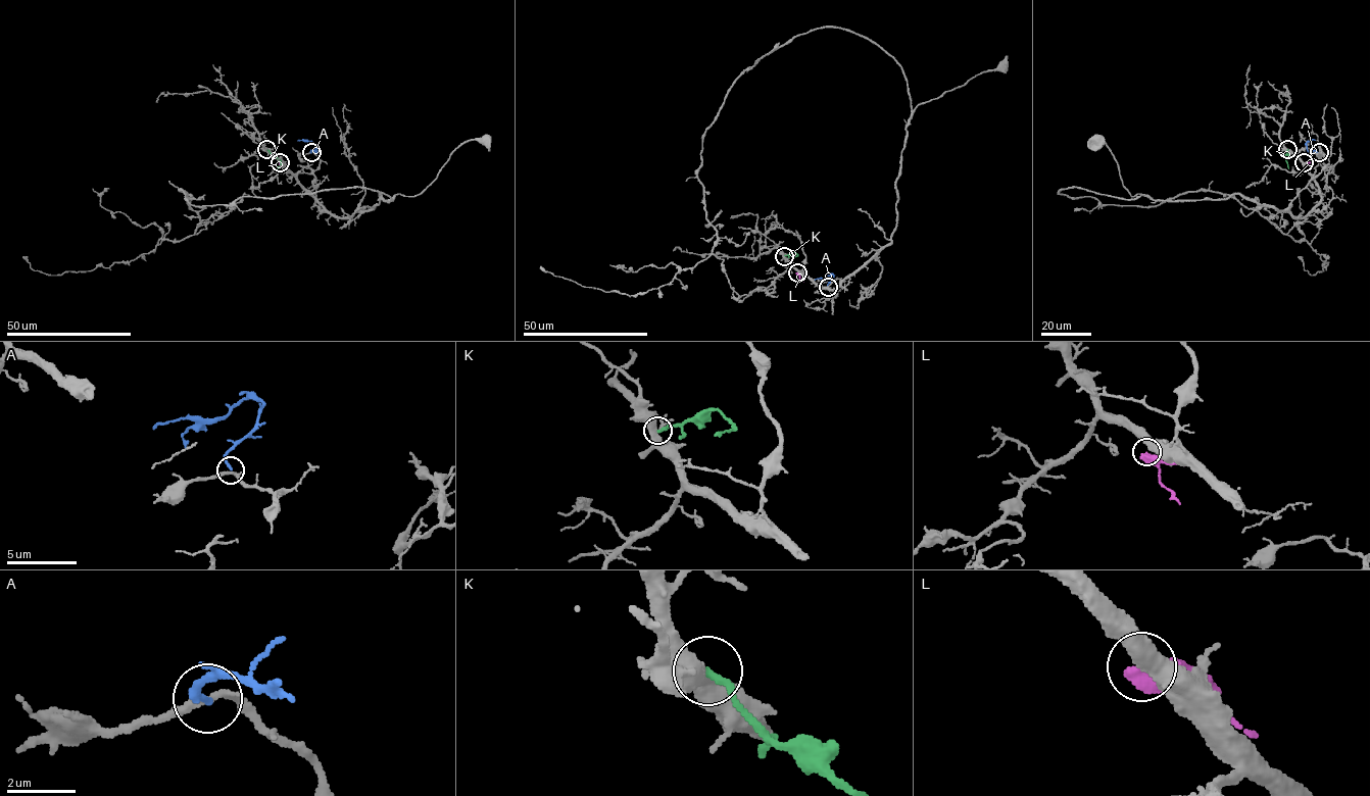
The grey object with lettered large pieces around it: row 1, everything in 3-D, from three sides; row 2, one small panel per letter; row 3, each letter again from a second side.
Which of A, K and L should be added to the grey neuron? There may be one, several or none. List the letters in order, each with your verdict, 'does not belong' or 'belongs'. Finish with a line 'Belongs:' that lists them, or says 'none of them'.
A: does not belong
K: does not belong
L: does not belong
Belongs: none of them

